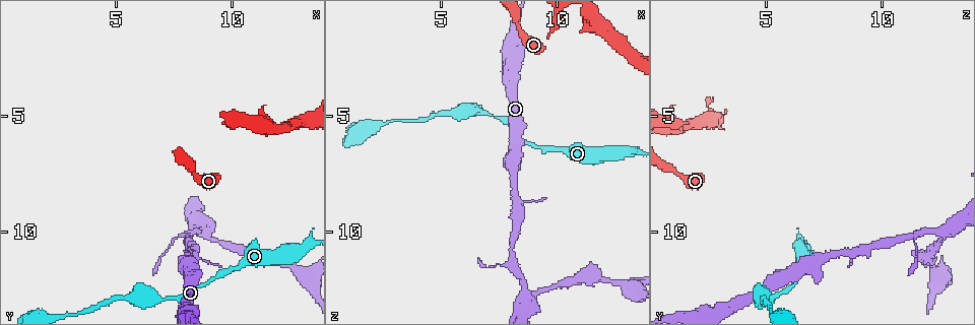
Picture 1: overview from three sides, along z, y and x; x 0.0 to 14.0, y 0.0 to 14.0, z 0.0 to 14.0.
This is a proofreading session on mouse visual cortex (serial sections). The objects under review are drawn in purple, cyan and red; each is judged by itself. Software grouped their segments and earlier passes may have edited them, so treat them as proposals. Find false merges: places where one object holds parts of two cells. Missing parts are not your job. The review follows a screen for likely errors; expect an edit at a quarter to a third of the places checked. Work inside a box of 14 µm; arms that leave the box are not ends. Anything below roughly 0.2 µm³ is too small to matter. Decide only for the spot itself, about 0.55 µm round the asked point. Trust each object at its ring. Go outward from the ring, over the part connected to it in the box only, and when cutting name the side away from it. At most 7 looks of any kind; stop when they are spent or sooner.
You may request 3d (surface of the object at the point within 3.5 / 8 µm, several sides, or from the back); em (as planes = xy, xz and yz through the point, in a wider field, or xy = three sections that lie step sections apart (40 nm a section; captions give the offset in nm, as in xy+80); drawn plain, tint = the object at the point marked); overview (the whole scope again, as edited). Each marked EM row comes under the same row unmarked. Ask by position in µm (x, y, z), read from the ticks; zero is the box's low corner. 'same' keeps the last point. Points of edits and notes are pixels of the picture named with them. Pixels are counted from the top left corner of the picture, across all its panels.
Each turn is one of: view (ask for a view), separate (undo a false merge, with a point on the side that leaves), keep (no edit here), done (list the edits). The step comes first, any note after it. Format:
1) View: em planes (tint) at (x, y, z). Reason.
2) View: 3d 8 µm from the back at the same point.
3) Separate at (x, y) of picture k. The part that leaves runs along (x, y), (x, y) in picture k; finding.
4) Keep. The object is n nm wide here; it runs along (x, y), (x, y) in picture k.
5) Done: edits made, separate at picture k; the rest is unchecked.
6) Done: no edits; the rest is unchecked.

View: 3d 3.5 µm at (13.3, 10.3, 6.6). Thick turns thin.

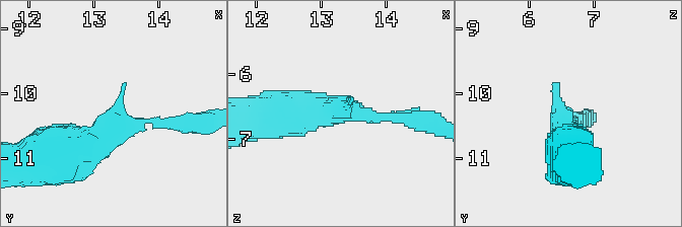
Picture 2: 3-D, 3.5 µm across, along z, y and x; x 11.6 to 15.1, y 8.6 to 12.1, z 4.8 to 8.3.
View: em xy step 1 (tint) at (13.35, 10.40, 6.50).

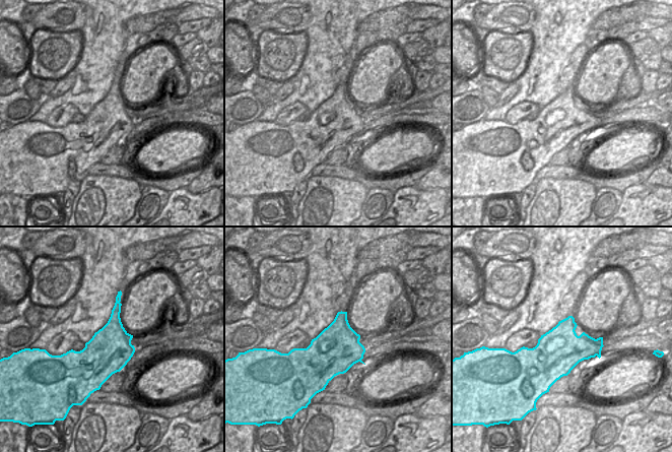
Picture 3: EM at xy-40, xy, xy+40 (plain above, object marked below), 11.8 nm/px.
Keep. The object is 550 nm wide here; it runs along (58, 147), (155, 119) in picture 2; continuous, no second cell.

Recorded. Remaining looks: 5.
View: 3d 3.5 µm at (8.7, 9.9, 12.8).

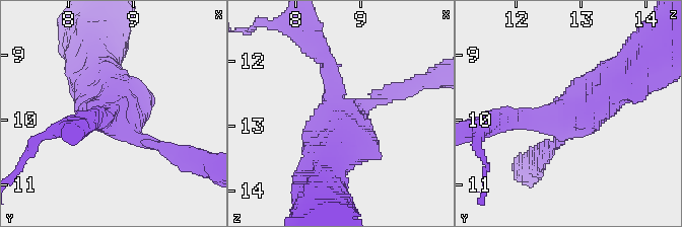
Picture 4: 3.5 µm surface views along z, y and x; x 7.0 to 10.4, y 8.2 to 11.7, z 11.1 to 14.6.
View: em xy step 3 (tint) at (8.75, 10.00, 12.80). Shape alone is not enough.

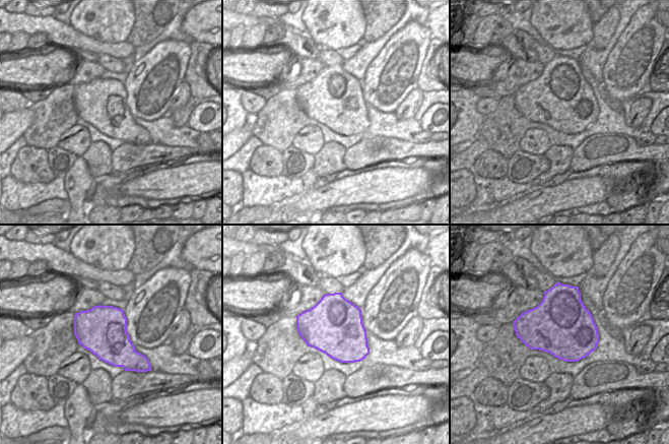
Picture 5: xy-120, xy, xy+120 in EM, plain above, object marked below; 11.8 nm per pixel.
Keep. It runs along (320, 55), (344, 115), (398, 91) in picture 4; continuous, no second cell.

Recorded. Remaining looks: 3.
View: 3d 3.5 µm at (12.9, 11.8, 12.3).

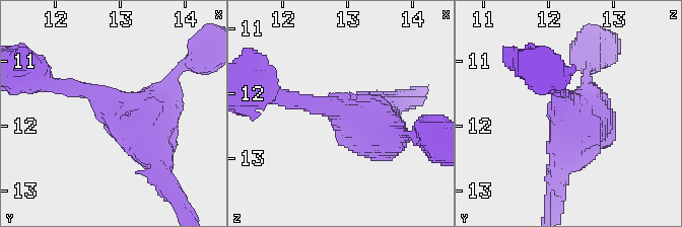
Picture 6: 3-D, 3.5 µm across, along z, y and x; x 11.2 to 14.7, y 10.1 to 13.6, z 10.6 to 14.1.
View: em xy step 3 (tint) at (12.90, 11.80, 12.30). Need the tissue.

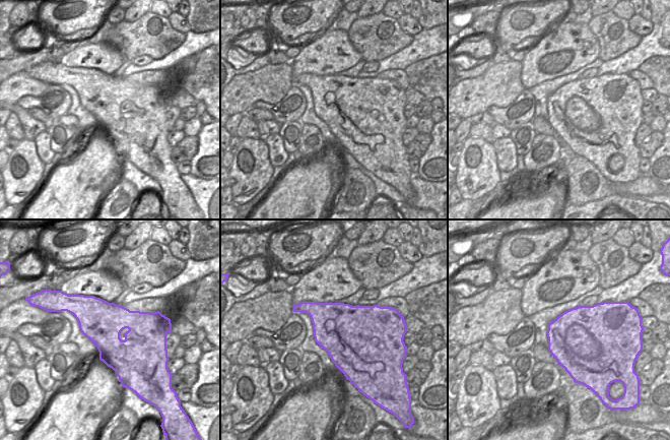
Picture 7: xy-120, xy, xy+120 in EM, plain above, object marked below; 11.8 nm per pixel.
View: em planes (tint) at the same point.

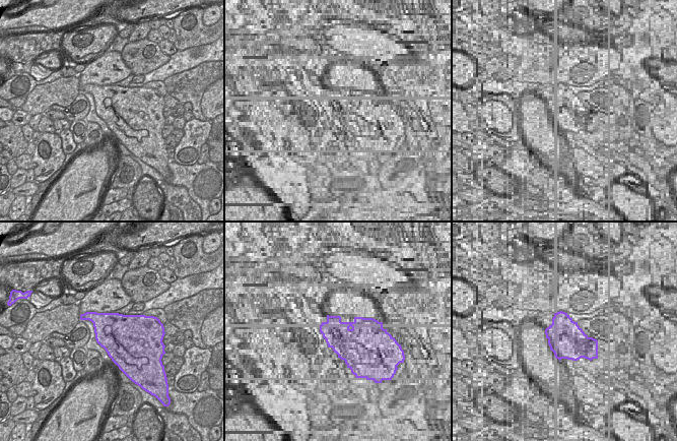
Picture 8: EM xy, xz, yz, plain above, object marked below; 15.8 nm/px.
Keep. It runs along (81, 87), (140, 137), (165, 180) in picture 6; all the same cell.

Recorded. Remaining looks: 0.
Done: no edits; the rest is unchecked.

